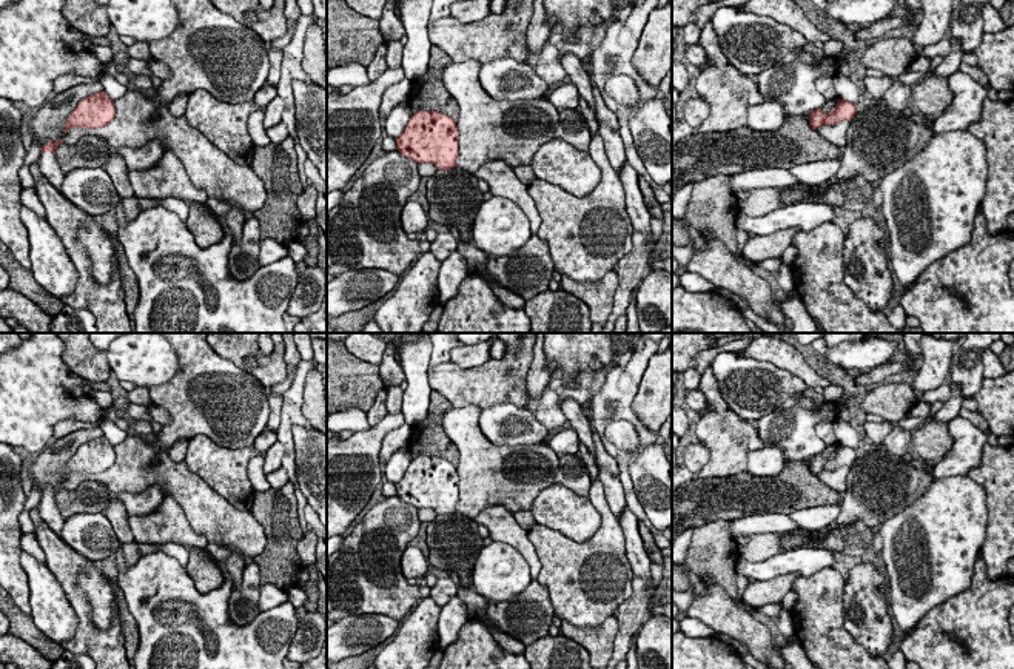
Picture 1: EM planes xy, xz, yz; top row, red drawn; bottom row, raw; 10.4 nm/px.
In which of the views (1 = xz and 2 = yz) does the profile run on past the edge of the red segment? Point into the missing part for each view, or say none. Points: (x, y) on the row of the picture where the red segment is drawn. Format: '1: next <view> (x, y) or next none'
1: next none
2: next none

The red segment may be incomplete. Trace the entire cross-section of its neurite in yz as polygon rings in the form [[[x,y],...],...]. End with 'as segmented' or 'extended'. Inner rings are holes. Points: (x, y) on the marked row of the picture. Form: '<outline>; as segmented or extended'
[[[837,99],[837,106],[828,114],[823,114],[820,108],[809,111],[809,126],[817,129],[821,125],[835,125],[843,120],[851,122],[855,114],[855,103]]]; as segmented

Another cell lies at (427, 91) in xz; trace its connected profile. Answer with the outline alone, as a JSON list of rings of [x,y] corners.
[[[431,45],[427,71],[411,80],[407,102],[411,113],[438,111],[455,122],[459,119],[458,100],[445,89],[442,83],[442,71],[450,66],[452,57],[441,48]]]

